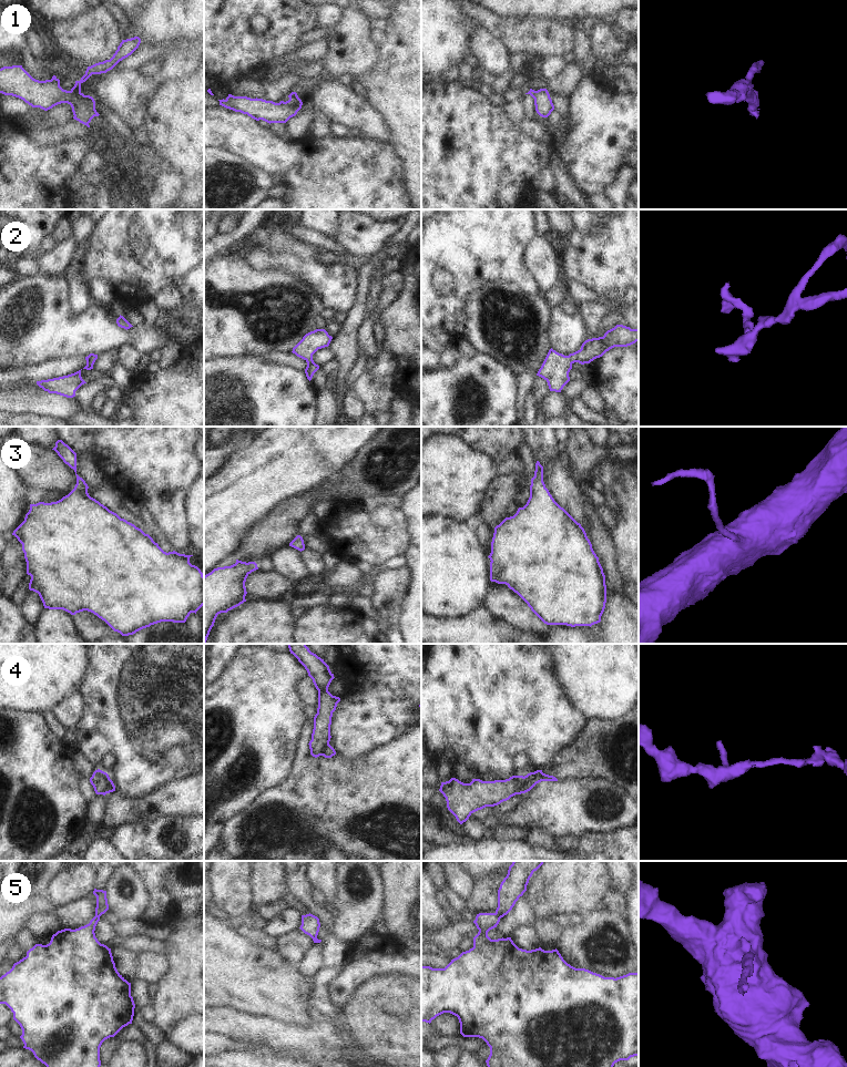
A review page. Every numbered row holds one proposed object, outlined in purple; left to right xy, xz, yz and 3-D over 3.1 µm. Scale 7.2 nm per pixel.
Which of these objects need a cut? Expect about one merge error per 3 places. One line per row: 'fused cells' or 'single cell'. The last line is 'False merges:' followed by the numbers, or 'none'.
1: fused cells
2: single cell
3: single cell
4: fused cells
5: fused cells
False merges: 1, 4, 5

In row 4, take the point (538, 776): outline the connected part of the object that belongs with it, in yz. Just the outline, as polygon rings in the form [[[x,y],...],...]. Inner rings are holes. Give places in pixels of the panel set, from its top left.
[[[537,770],[533,772],[531,778],[525,779],[521,792],[525,793],[530,791],[537,783],[541,781],[558,781],[558,779],[553,776],[543,773],[542,770]]]

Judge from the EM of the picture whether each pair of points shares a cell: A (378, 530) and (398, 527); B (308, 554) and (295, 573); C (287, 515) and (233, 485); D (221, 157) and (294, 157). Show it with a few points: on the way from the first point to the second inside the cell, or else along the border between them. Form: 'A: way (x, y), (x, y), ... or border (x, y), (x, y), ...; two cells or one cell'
A: way (383, 530), (394, 527); one cell
B: border (300, 552), (312, 574); two cells
C: border (298, 496), (288, 499), (255, 525); two cells
D: border (216, 147), (241, 156), (263, 172); two cells

